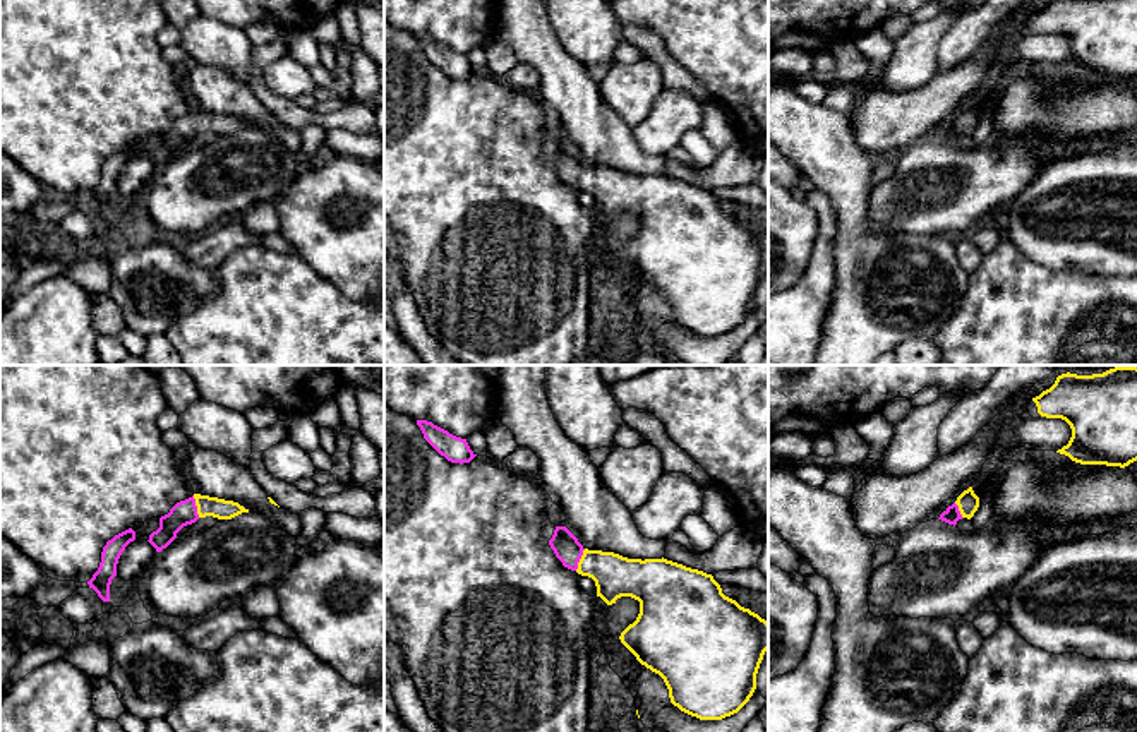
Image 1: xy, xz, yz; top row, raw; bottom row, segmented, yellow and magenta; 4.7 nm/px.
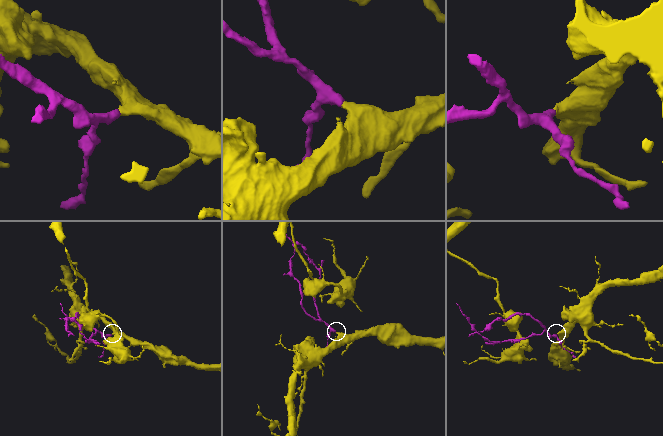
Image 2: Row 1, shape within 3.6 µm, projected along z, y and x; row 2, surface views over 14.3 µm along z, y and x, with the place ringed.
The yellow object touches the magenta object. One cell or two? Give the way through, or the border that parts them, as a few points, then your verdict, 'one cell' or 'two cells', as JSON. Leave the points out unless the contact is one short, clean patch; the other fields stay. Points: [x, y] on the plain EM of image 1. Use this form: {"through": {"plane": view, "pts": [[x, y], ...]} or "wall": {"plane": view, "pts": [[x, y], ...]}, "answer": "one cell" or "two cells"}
{"through": {"plane": "xy", "pts": [[206, 122], [198, 122], [184, 129]]}, "answer": "one cell"}

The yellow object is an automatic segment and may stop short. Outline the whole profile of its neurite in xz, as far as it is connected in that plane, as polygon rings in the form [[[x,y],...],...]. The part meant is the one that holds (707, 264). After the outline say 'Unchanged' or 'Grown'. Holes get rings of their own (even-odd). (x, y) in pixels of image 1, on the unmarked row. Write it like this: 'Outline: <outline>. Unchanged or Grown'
Outline: [[[556,142],[550,165],[564,183],[595,197],[607,221],[621,213],[640,218],[640,230],[619,252],[636,276],[659,290],[674,322],[700,336],[737,329],[756,305],[756,290],[768,266],[768,238],[722,209],[712,190],[667,175],[628,175],[588,166],[566,144]]]. Grown

